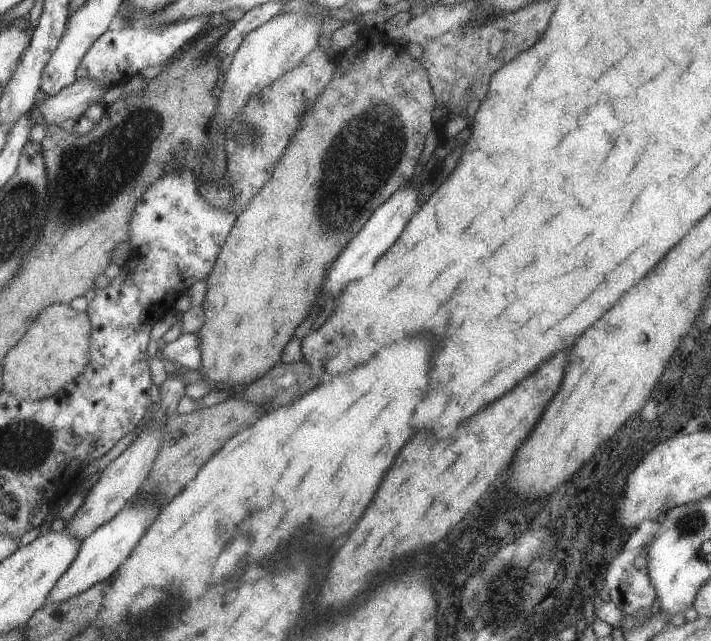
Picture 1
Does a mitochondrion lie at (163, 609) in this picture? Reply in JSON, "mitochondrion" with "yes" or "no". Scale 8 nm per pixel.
{"mitochondrion":"yes"}

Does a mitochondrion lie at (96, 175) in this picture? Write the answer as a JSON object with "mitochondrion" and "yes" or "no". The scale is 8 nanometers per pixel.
{"mitochondrion":"yes"}

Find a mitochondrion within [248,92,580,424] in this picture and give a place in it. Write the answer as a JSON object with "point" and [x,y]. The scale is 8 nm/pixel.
{"point":[380,128]}

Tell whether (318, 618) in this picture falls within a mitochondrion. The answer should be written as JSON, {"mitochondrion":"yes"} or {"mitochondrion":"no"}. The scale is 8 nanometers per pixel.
{"mitochondrion":"no"}

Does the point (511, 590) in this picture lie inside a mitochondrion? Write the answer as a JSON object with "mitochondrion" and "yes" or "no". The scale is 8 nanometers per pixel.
{"mitochondrion":"yes"}

